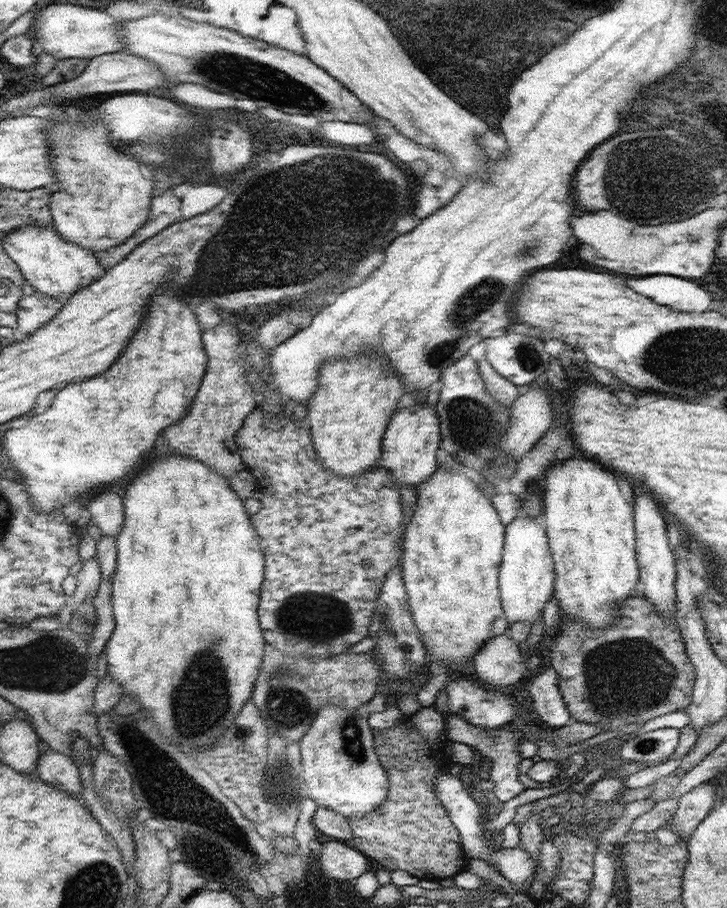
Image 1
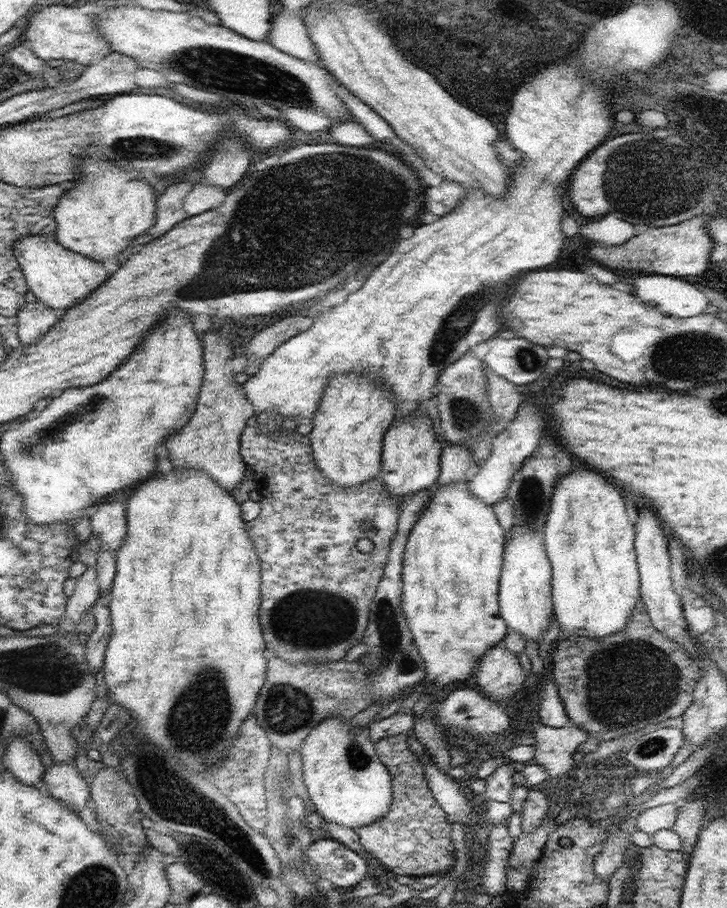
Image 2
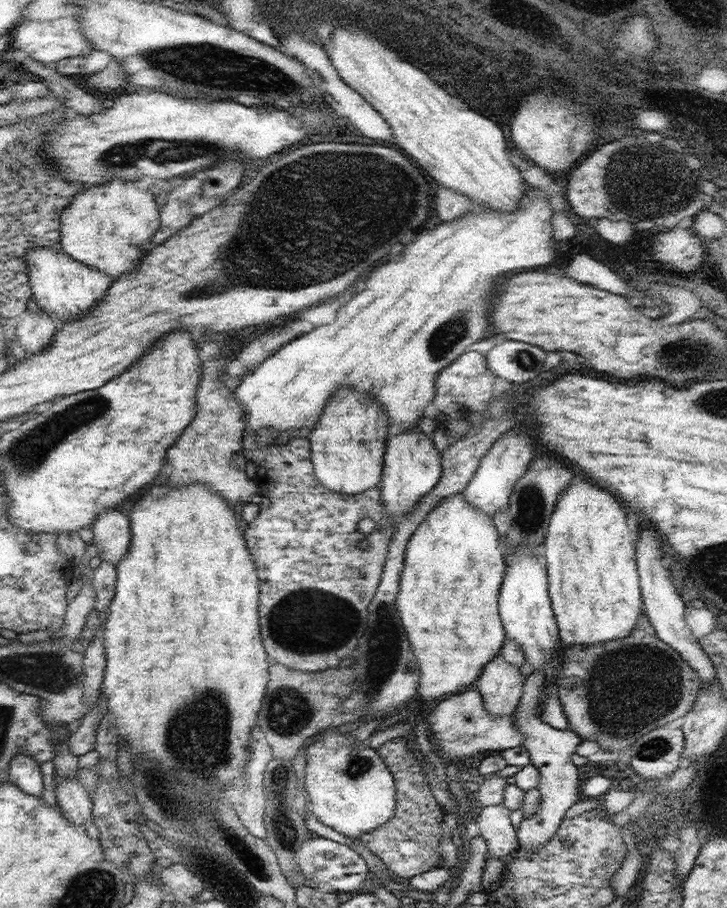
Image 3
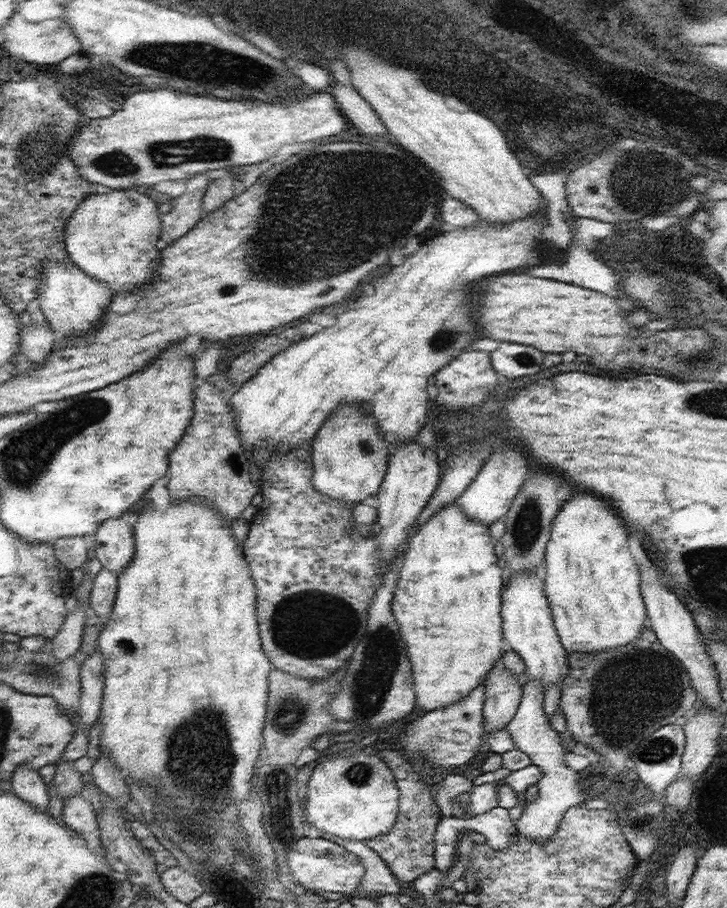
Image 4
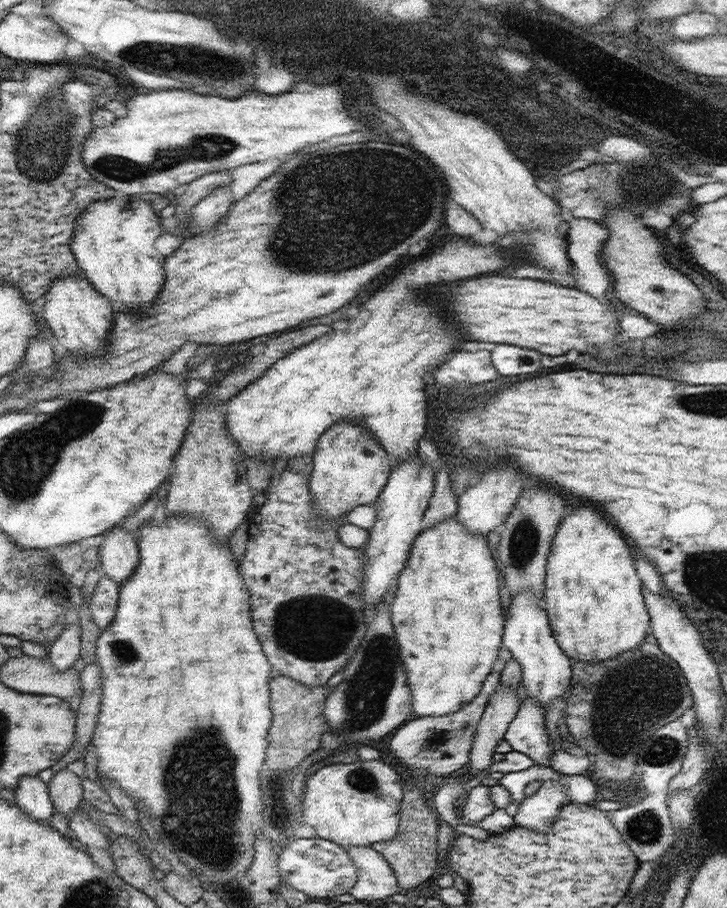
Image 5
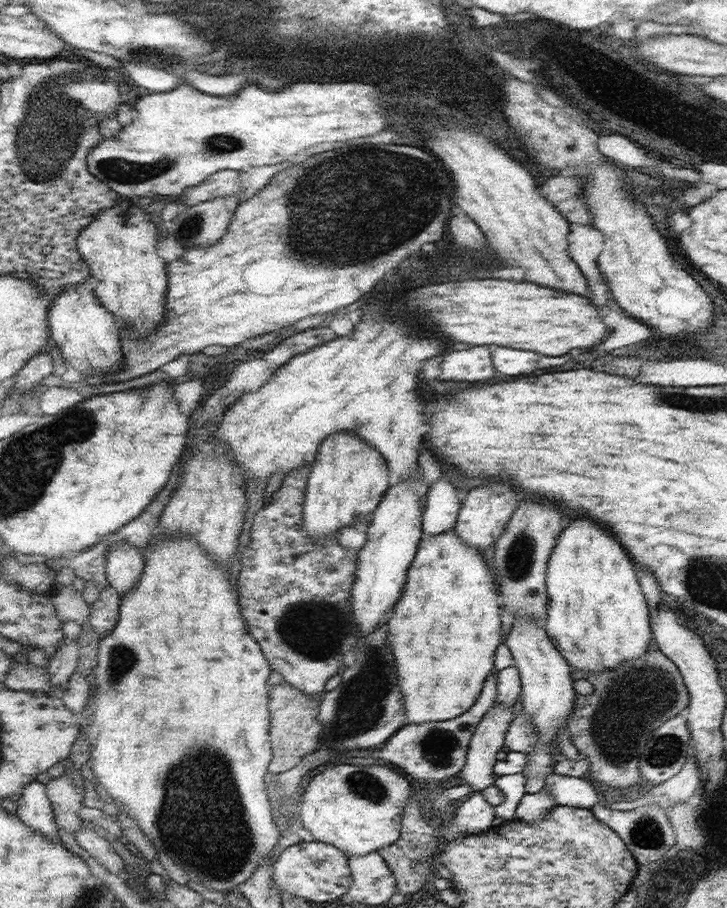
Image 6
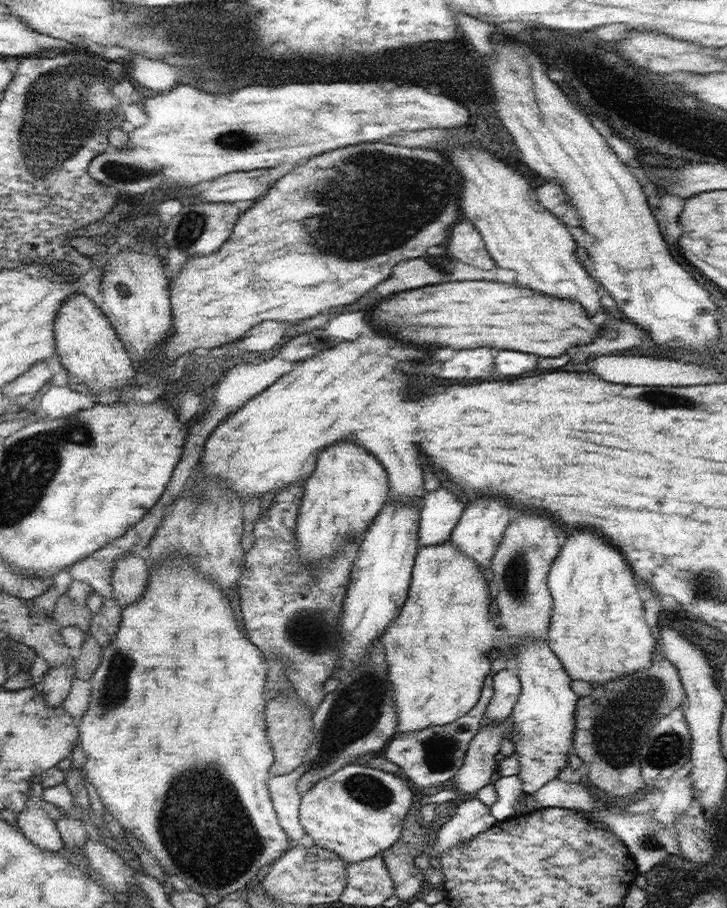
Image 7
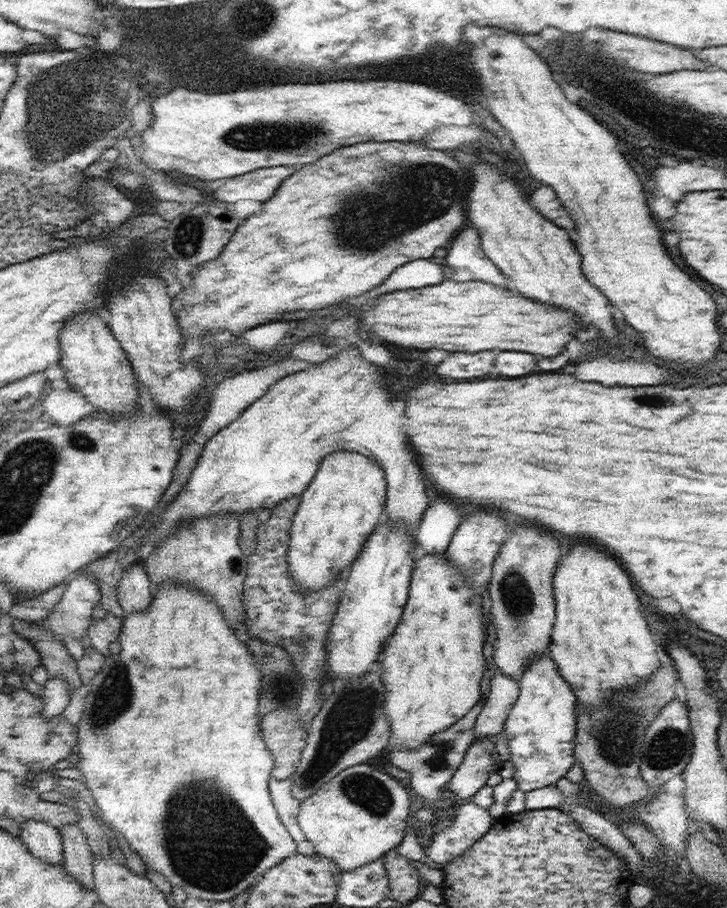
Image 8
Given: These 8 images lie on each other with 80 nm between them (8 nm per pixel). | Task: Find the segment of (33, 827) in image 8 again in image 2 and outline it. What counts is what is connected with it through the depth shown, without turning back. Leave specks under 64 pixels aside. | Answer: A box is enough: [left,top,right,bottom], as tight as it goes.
[2,734,45,786]

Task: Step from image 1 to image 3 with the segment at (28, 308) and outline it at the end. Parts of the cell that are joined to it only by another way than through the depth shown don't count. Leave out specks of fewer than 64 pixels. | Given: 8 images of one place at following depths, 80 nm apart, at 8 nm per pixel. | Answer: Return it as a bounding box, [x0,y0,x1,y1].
[16,310,56,355]

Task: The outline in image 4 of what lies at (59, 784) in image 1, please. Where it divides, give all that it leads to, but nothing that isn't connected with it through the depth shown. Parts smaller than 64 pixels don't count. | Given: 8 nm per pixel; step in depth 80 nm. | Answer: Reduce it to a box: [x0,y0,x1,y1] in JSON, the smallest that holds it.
[62,792,100,840]

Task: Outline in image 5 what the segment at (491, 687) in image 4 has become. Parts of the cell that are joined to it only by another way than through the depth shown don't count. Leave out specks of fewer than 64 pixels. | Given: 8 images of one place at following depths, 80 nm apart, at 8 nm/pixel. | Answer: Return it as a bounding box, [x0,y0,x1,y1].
[469,683,521,774]

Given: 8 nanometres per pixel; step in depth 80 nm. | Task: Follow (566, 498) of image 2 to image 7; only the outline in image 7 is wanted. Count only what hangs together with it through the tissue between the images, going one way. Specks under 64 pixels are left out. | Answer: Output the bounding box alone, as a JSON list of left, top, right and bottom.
[546,530,656,686]

